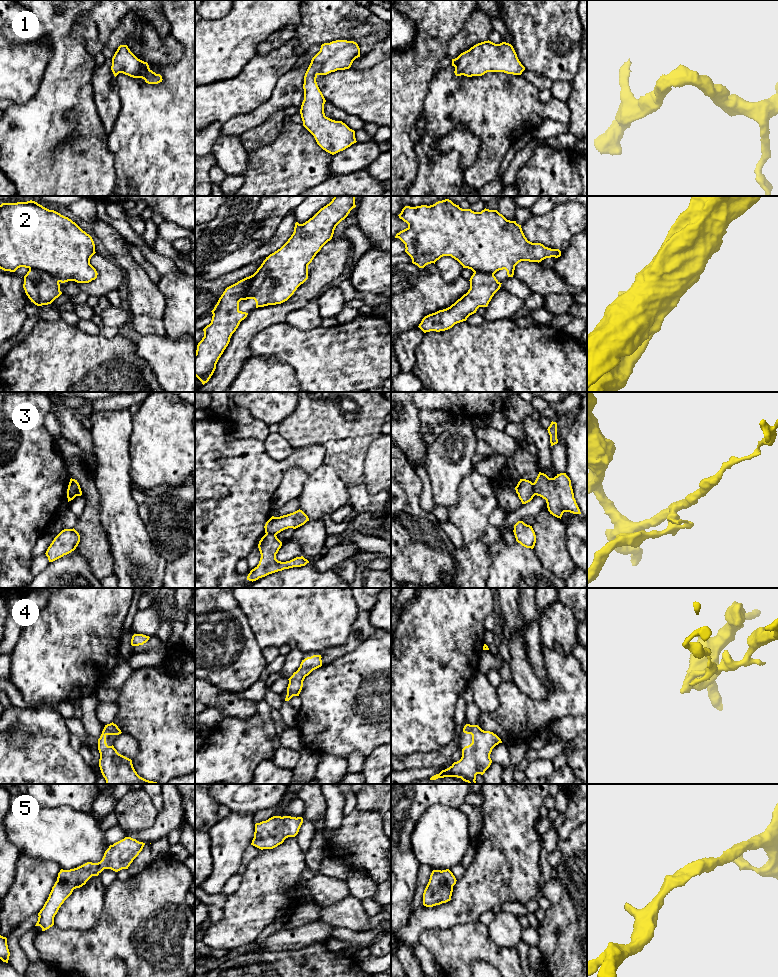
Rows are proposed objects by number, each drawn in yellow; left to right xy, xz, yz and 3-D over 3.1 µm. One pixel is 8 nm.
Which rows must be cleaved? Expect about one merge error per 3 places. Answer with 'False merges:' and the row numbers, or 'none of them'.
False merges: 3

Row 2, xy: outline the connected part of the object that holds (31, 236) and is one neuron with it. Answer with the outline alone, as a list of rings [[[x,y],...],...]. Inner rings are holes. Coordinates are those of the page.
[[[32,200],[0,205],[0,269],[10,272],[20,267],[29,269],[23,288],[35,305],[48,305],[58,298],[62,294],[60,282],[95,280],[98,273],[90,264],[95,253],[92,237],[68,217]]]

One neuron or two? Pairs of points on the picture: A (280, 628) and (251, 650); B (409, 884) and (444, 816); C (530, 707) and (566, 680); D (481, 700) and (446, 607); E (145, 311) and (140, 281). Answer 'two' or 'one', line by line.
A: two
B: two
C: one
D: two
E: one

